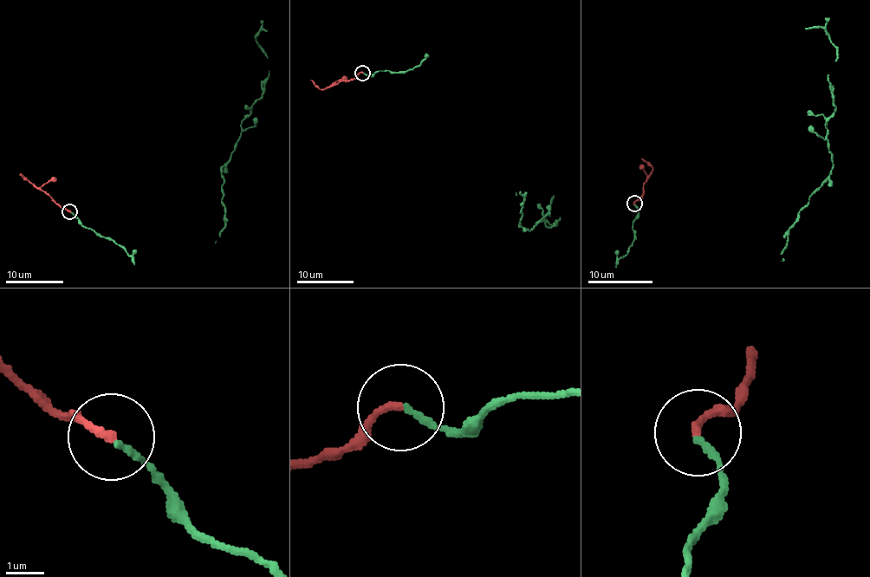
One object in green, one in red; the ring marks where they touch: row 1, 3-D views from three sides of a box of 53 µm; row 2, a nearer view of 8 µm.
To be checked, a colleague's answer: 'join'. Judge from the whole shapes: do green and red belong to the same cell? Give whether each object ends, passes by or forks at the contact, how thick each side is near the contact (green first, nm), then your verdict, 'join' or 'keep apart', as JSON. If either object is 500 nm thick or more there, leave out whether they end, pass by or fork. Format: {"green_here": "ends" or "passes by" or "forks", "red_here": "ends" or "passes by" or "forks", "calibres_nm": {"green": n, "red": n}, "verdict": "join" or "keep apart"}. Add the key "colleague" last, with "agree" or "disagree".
{"green_here": "ends", "red_here": "ends", "calibres_nm": {"green": 170, "red": 200}, "verdict": "join", "colleague": "agree"}

